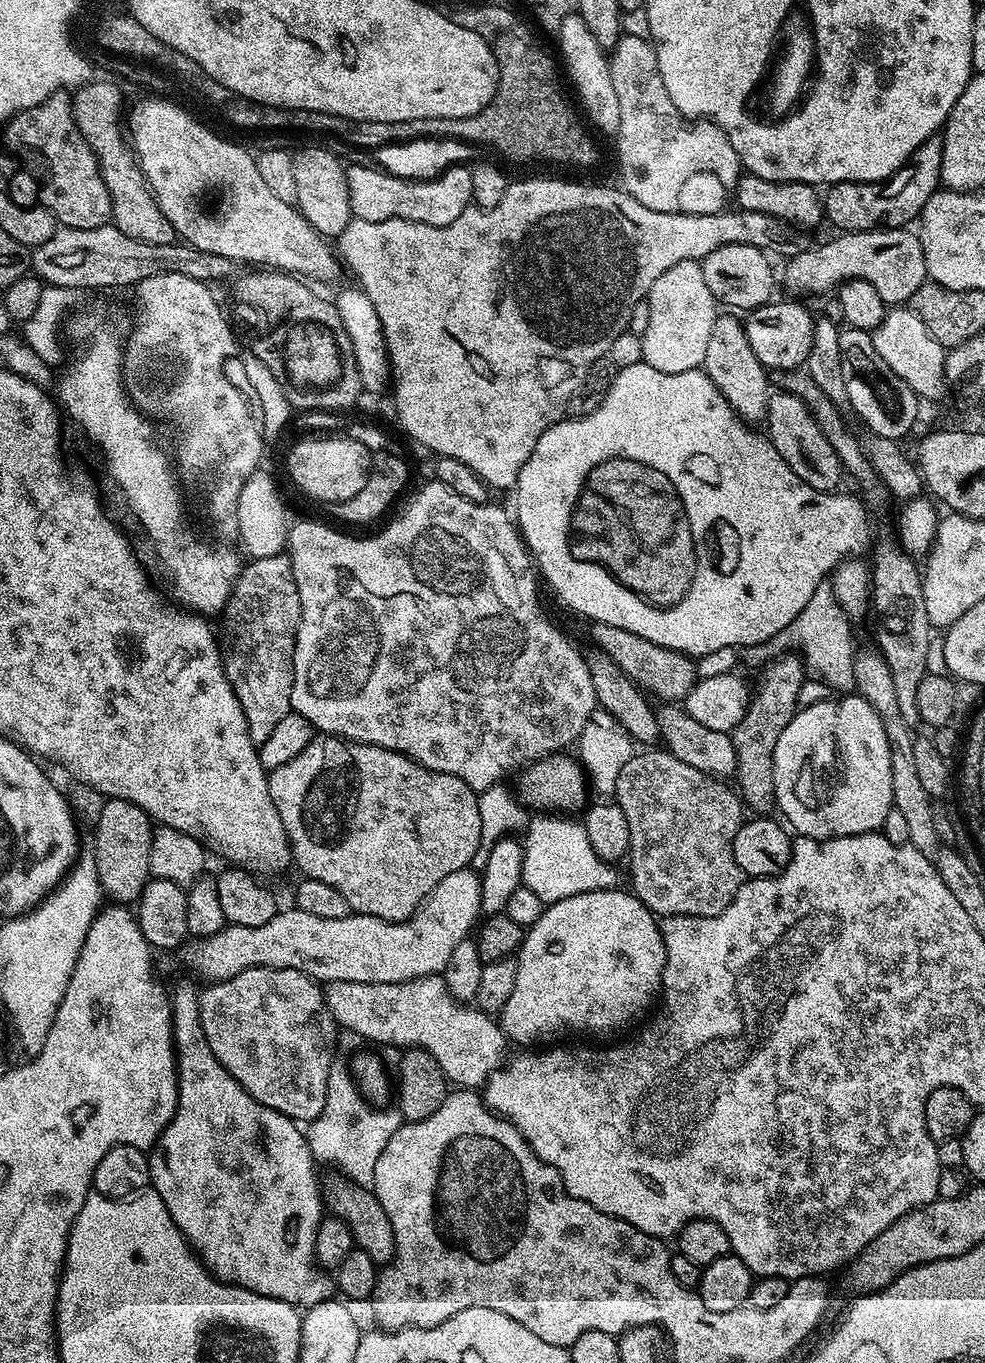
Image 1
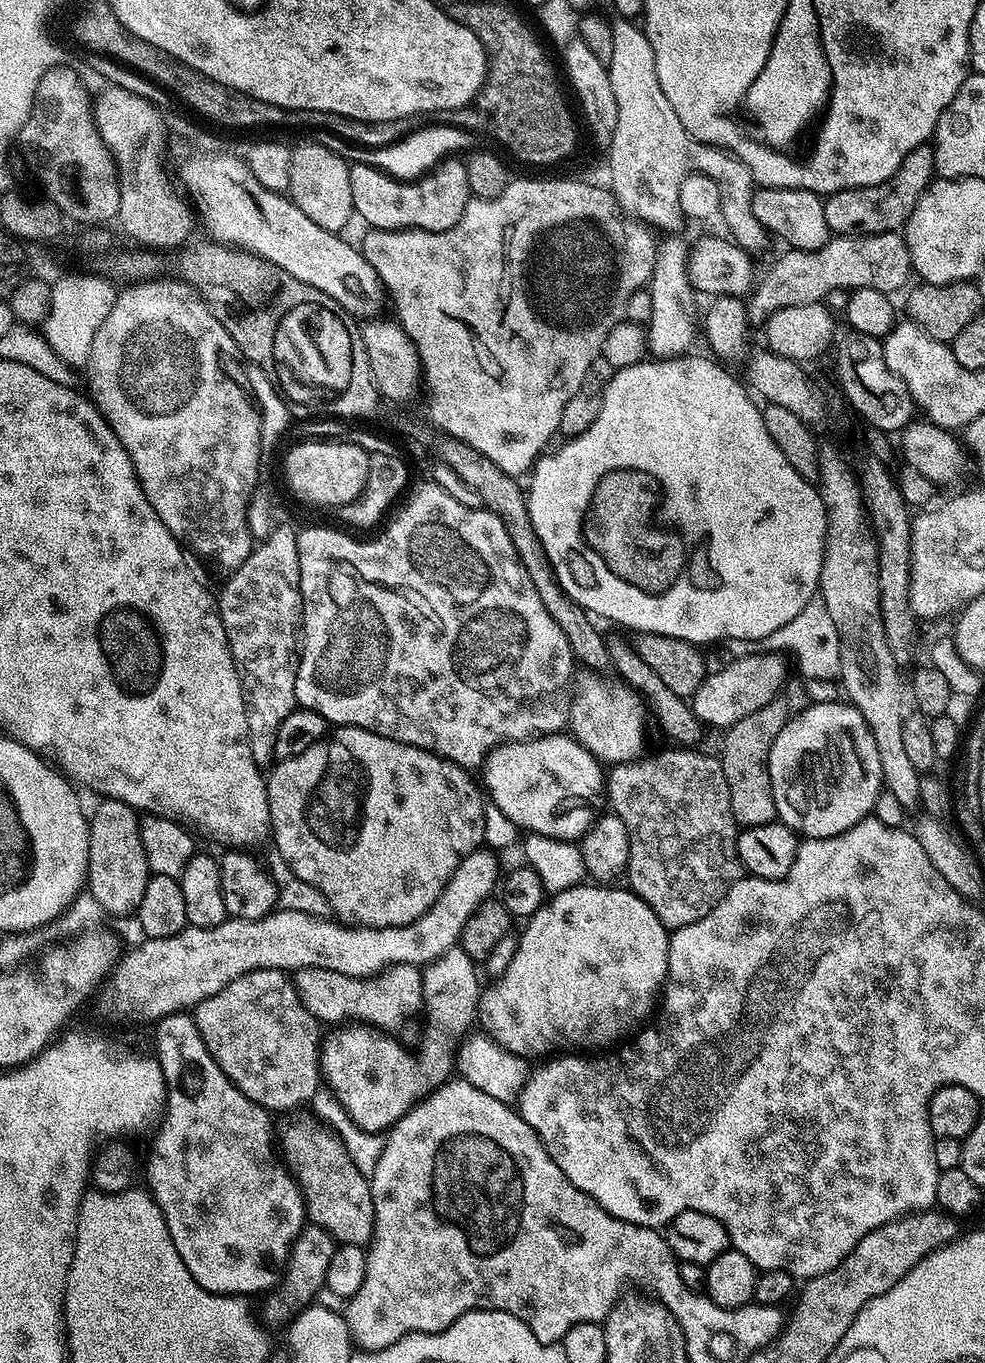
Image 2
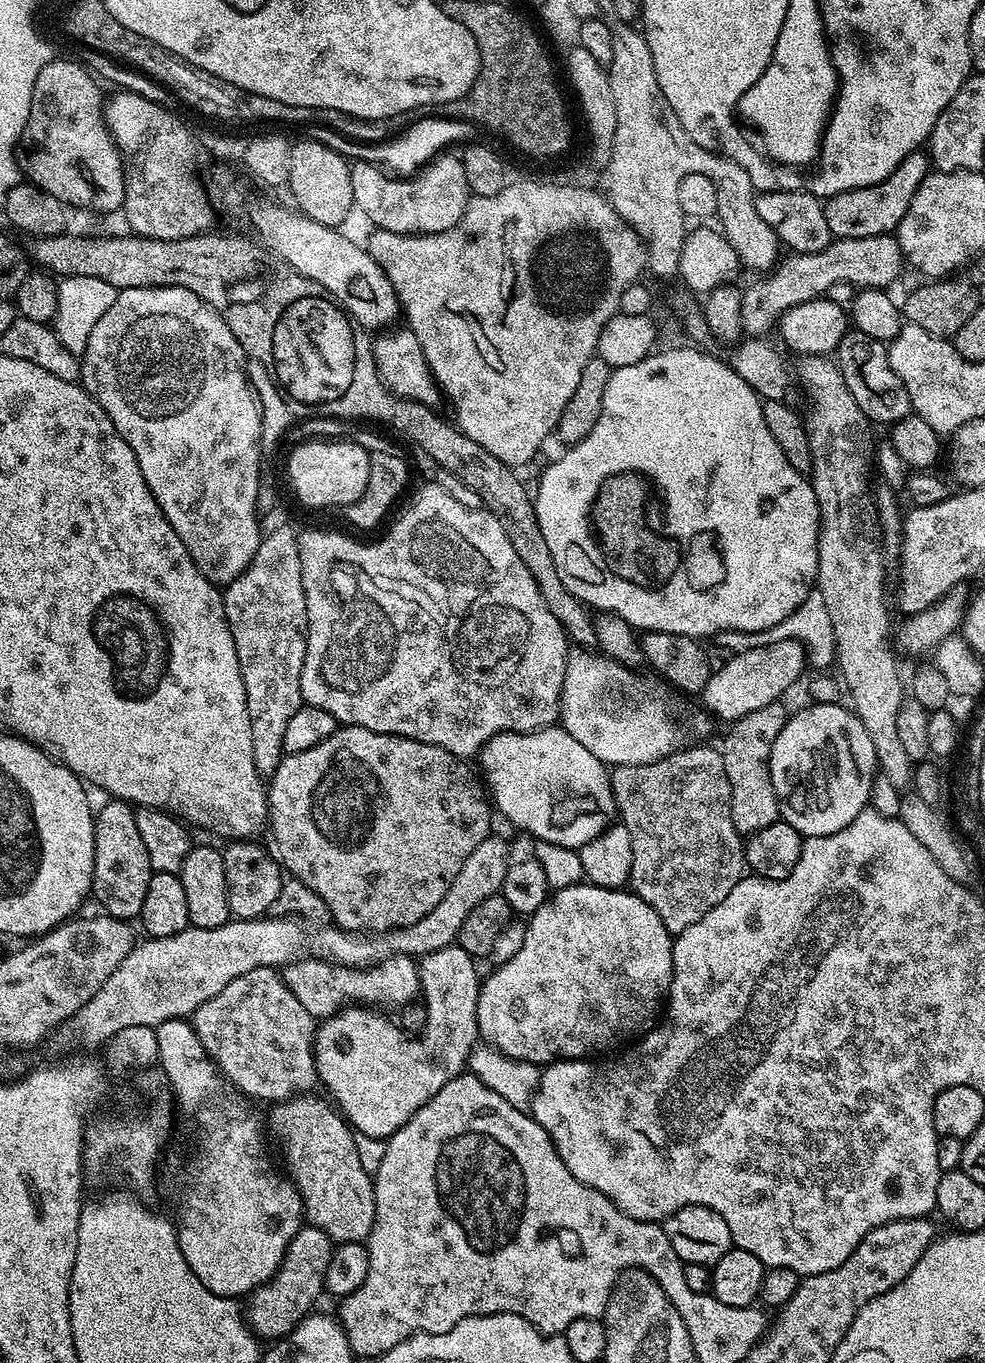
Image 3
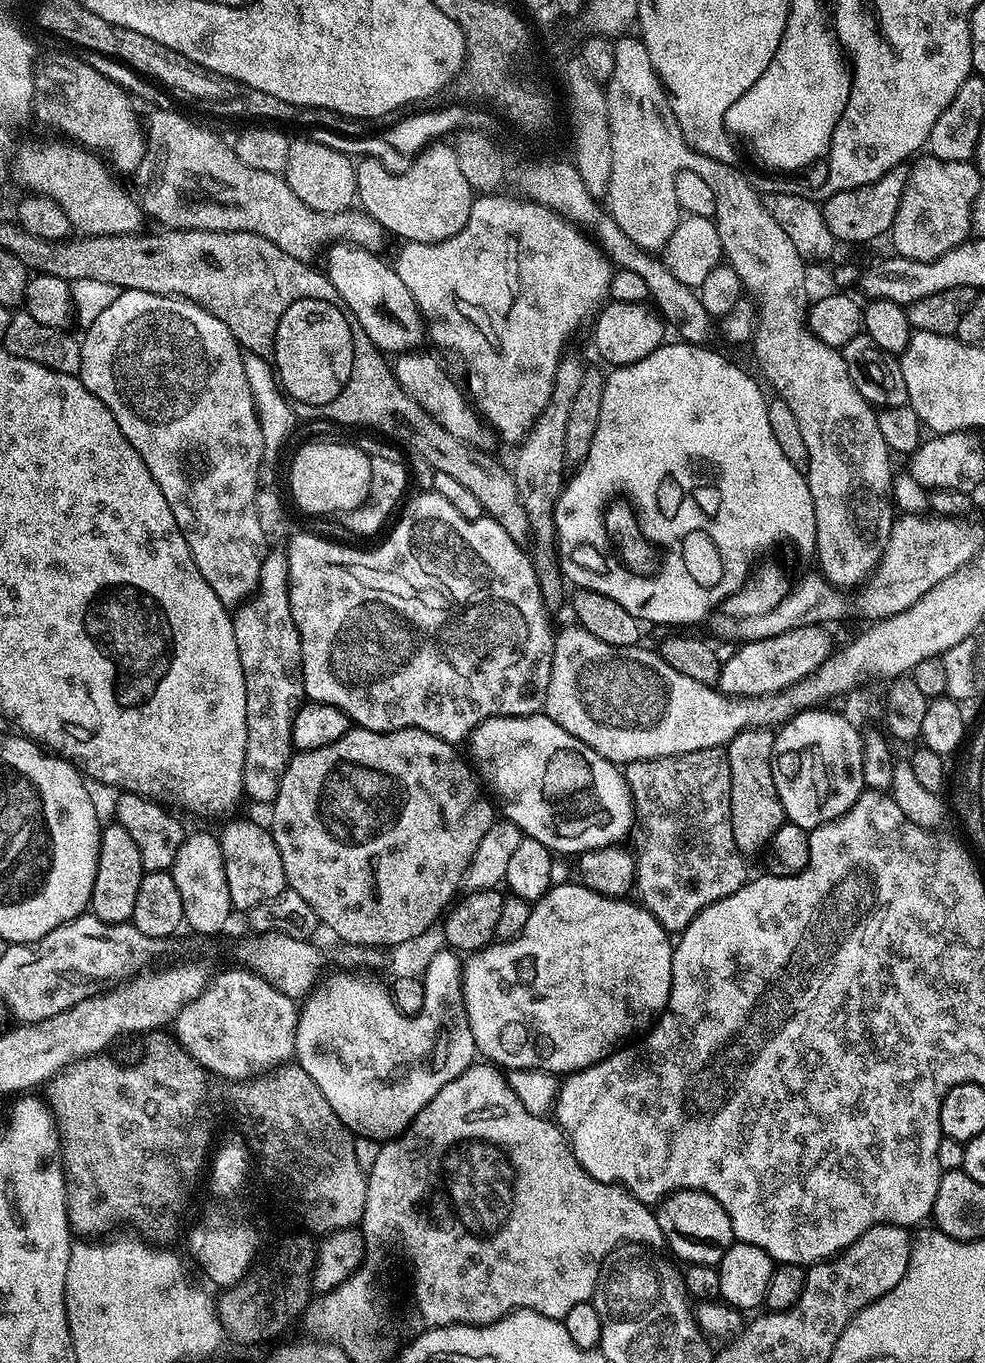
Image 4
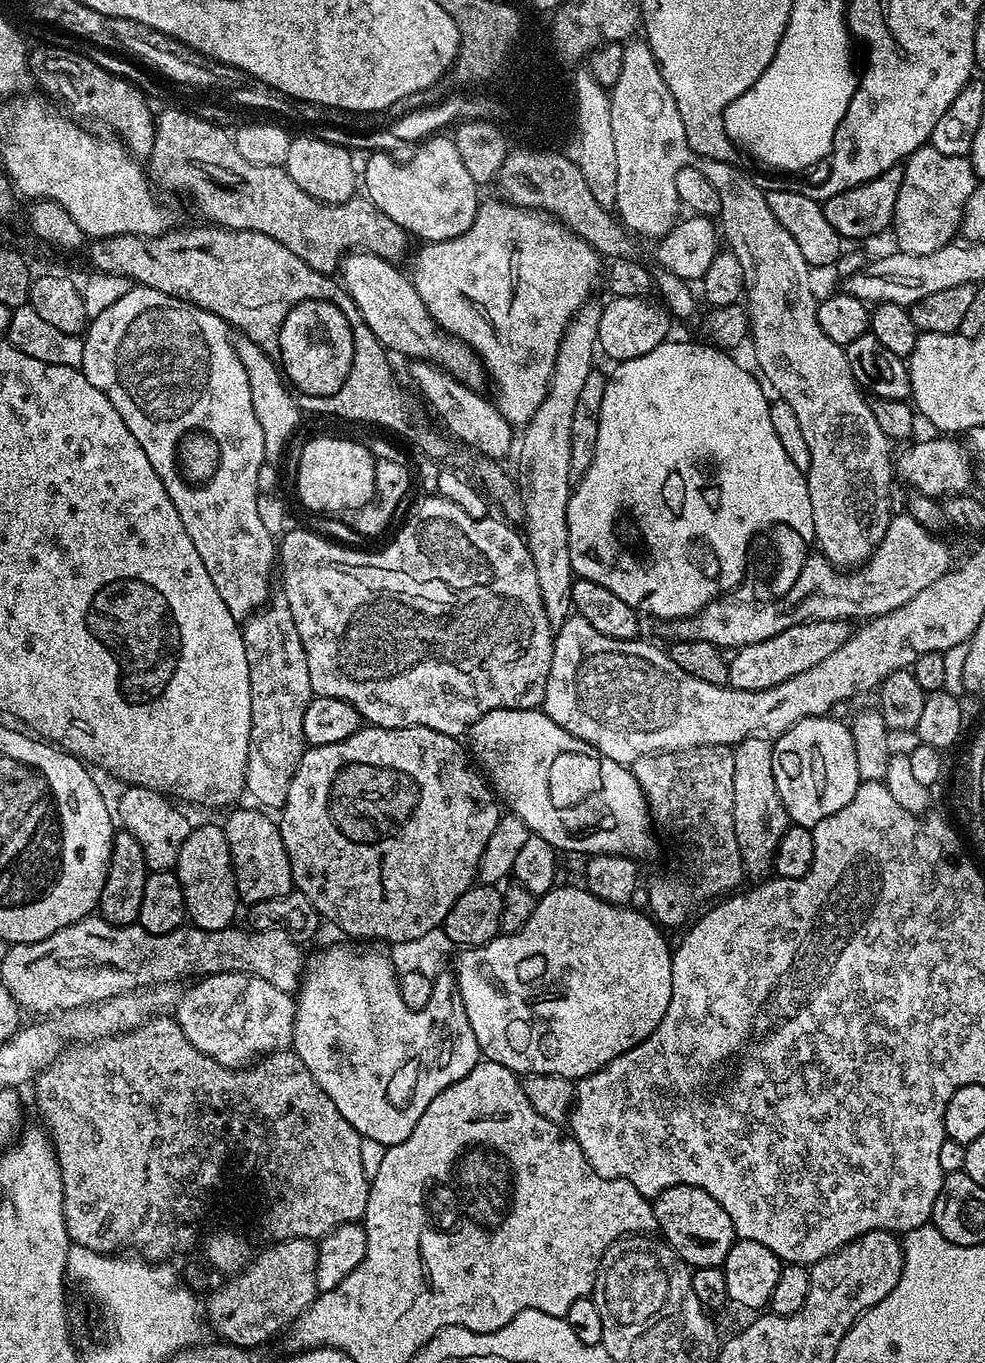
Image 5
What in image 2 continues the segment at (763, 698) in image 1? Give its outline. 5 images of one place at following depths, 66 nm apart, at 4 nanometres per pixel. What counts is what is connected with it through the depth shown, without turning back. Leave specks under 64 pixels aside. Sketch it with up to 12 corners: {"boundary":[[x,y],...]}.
{"boundary":[[771,700],[723,733],[718,759],[744,828],[777,819],[768,763],[790,719]]}

